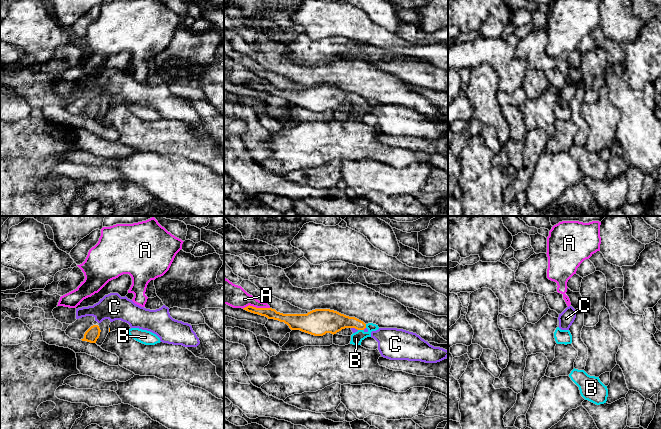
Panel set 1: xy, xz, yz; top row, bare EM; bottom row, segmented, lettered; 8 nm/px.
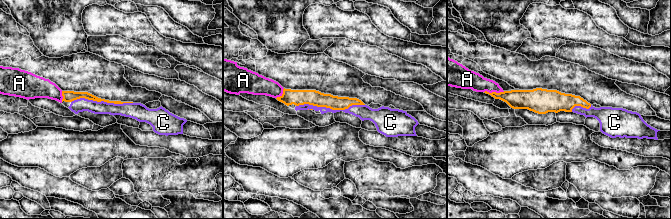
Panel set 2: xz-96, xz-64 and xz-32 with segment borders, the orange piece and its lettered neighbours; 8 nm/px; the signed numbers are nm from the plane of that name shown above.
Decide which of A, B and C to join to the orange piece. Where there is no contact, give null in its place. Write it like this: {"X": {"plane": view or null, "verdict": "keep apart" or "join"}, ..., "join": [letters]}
{"A": {"plane": "xz", "verdict": "keep apart"}, "B": {"plane": "xz", "verdict": "keep apart"}, "C": {"plane": "xz", "verdict": "join"}, "join": ["C"]}

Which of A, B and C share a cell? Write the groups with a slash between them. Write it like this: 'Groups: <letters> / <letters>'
Groups: A / B / C

